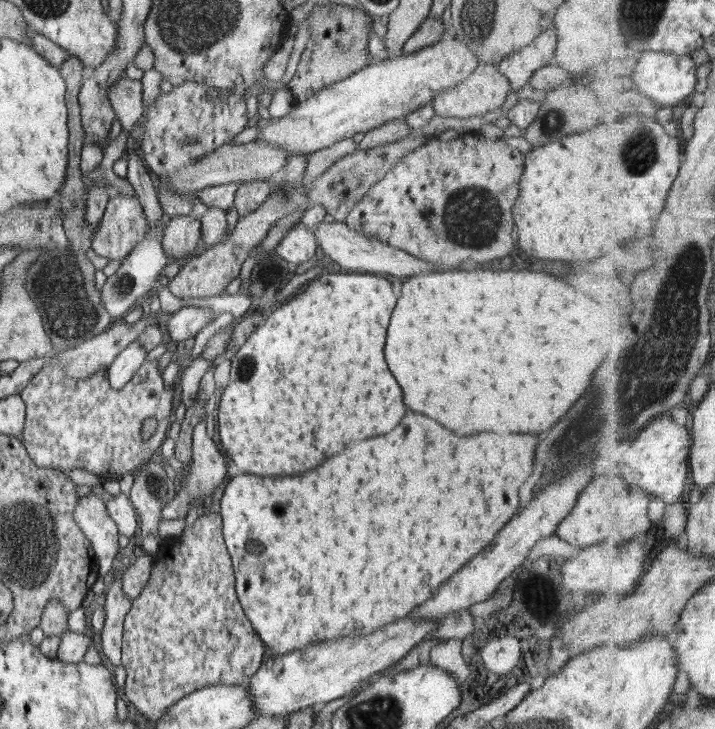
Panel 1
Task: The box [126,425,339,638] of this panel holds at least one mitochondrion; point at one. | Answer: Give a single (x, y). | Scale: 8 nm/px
(155, 486)

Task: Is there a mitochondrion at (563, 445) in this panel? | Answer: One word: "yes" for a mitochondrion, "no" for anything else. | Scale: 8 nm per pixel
yes

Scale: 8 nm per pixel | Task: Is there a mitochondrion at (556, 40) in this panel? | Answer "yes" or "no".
no

